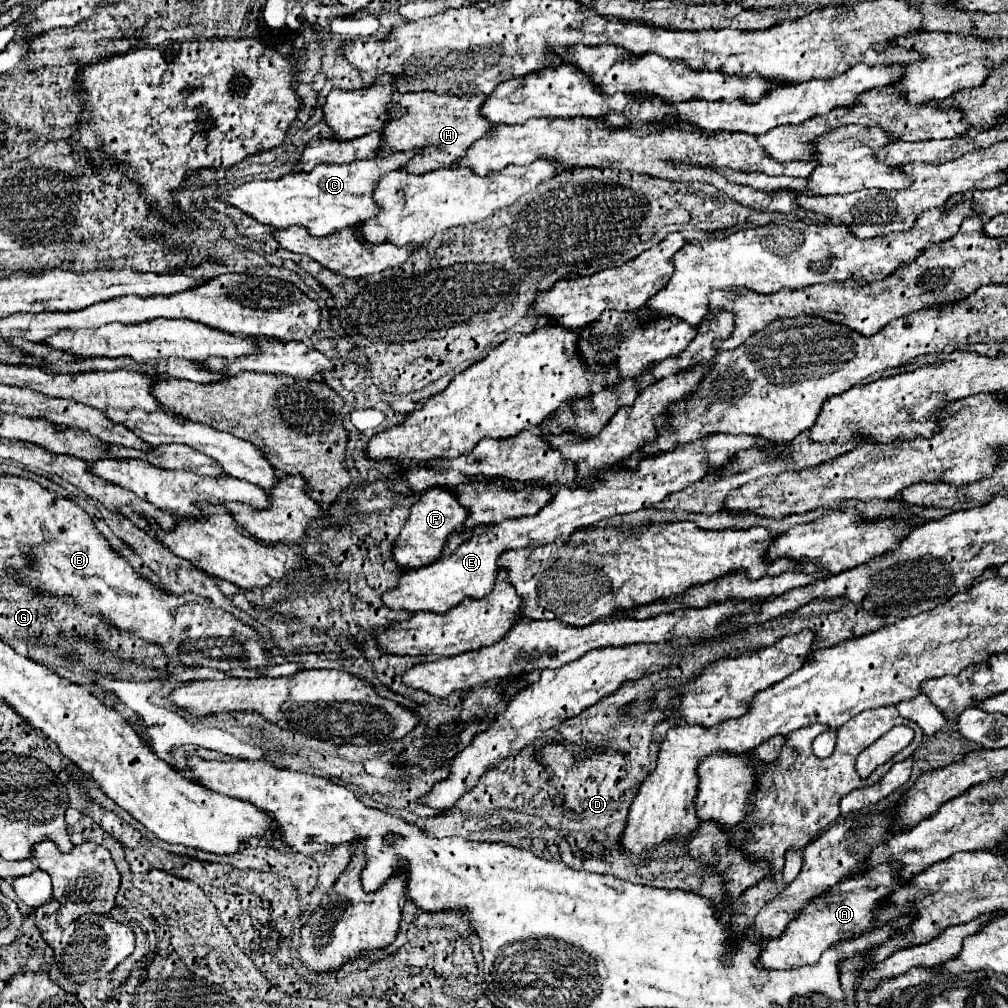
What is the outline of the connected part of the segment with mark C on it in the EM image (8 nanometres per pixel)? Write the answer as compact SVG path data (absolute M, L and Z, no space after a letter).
M393 151L389 155L377 155L375 159L353 161L347 165L317 165L311 173L289 173L277 181L245 183L237 189L223 191L219 199L255 217L259 223L267 223L277 229L303 225L311 235L325 237L375 217L381 211L373 199L377 181L381 181L389 171L403 169L411 157L413 153L409 151Z

